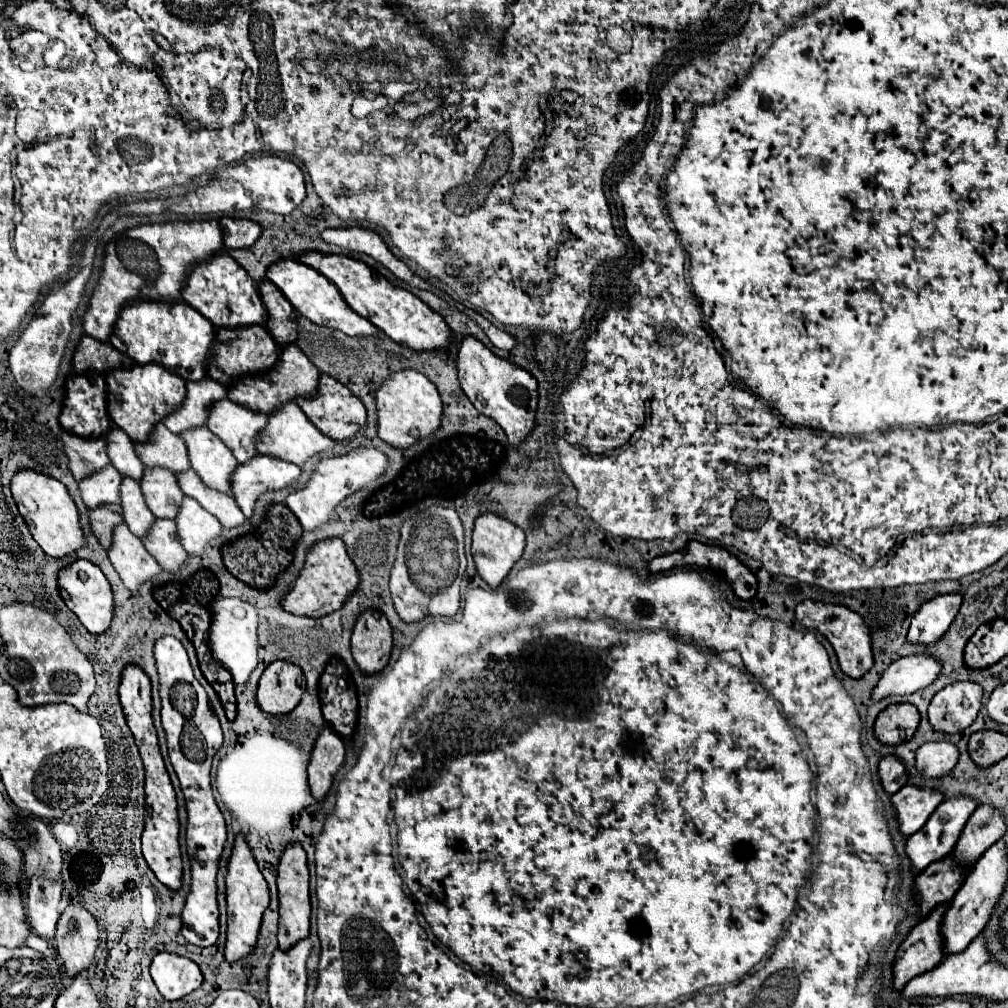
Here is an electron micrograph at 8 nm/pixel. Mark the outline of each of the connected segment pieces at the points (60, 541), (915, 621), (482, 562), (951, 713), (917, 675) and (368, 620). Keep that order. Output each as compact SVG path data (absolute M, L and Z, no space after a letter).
M20 468L12 476L10 488L12 488L12 498L18 506L18 512L22 514L32 538L48 556L62 558L84 546L84 534L80 530L76 504L72 502L66 486L60 480L40 474L36 470L30 470L30 468Z
M942 594L924 602L912 616L908 640L922 644L936 642L948 630L950 622L956 618L960 604L960 594Z
M492 512L482 514L474 520L474 534L472 534L472 556L476 562L476 568L480 572L480 576L492 586L496 588L504 576L510 572L510 568L514 566L514 562L522 556L524 550L524 530Z
M964 680L948 684L928 706L928 718L934 730L954 734L970 726L982 708L982 692L978 682Z
M908 654L898 658L888 666L882 674L878 686L872 692L872 700L890 696L890 694L912 694L920 688L930 686L938 674L942 672L942 664L936 656L928 654Z
M364 610L352 632L352 656L366 674L380 672L390 658L392 628L378 610Z

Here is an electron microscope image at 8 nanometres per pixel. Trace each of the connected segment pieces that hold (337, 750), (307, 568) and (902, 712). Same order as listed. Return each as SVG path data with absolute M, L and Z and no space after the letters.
M326 726L312 748L308 764L310 790L316 800L322 800L328 794L334 774L344 764L344 752L344 740L330 726Z
M326 538L326 540L316 542L308 550L306 562L304 562L296 582L290 586L286 596L280 598L280 604L284 610L288 610L296 616L320 618L320 616L326 616L326 614L342 608L342 602L354 592L354 586L358 586L358 574L354 572L354 562L350 562L346 548L342 546L342 540Z
M894 704L884 708L876 718L876 736L882 744L898 744L910 740L920 722L920 714L914 704Z

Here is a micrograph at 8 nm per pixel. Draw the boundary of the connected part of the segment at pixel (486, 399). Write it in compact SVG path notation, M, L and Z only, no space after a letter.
M464 336L458 350L458 380L464 394L470 398L474 408L492 420L496 420L506 432L512 446L518 446L534 428L534 414L538 404L538 384L536 378L524 368L512 364L506 358L496 356L478 338Z

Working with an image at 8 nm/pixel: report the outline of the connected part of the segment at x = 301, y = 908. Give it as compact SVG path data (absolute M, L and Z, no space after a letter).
M300 842L288 844L280 856L278 864L278 900L280 900L280 922L278 922L278 942L282 950L288 950L298 940L308 938L310 920L310 896L308 896L308 866L306 852Z

